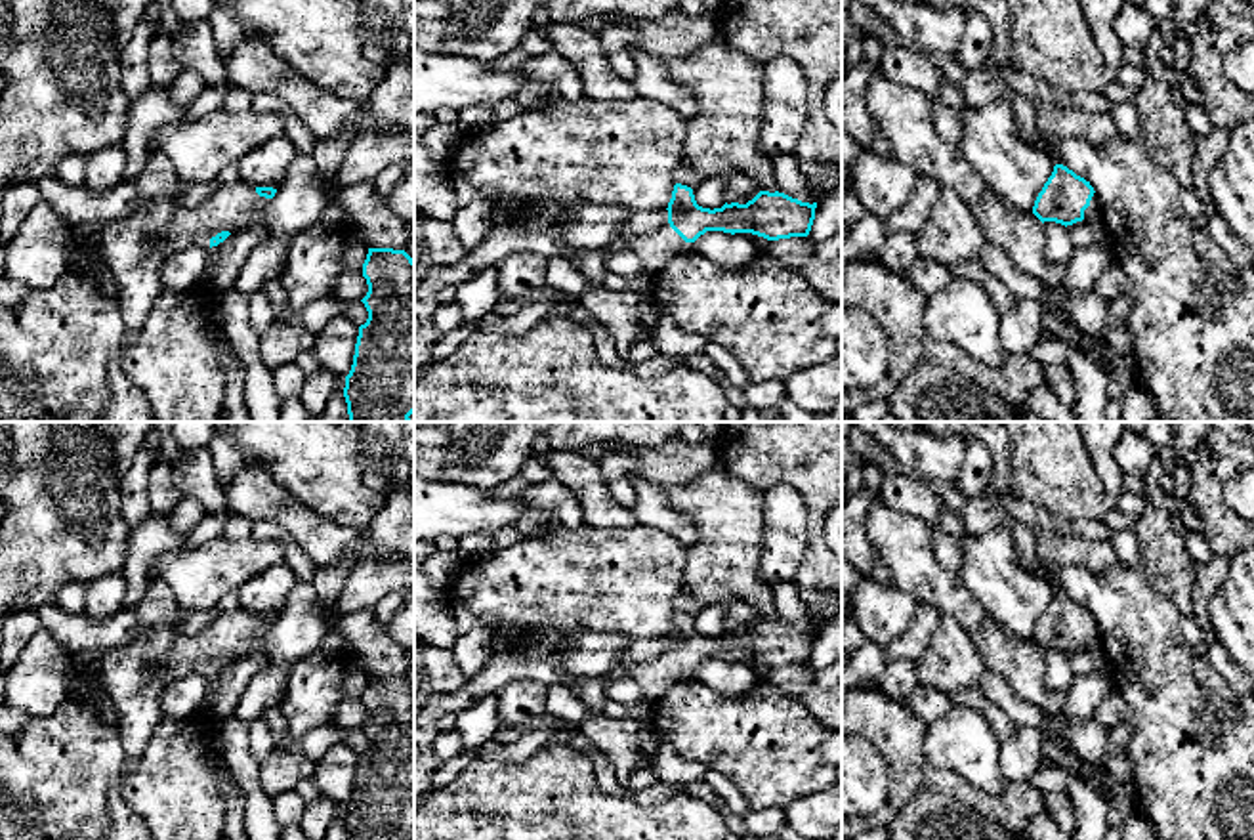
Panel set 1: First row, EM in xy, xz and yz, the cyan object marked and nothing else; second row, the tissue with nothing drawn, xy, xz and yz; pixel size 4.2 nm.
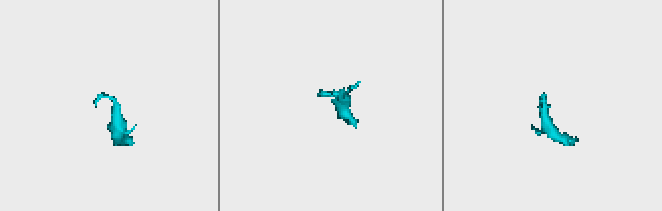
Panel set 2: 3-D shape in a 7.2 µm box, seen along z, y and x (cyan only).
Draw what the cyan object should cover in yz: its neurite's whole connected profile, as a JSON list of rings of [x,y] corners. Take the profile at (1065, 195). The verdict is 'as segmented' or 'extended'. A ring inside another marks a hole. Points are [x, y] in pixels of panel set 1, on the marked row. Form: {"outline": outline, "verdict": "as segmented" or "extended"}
{"outline": [[[1055,164],[1052,176],[1038,193],[1033,214],[1044,221],[1073,225],[1099,212],[1099,200],[1084,178],[1063,164]]], "verdict": "extended"}

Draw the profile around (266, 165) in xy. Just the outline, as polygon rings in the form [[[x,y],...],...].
[[[279,134],[256,141],[254,147],[237,162],[237,176],[254,187],[279,189],[294,157],[294,143],[286,134]]]

